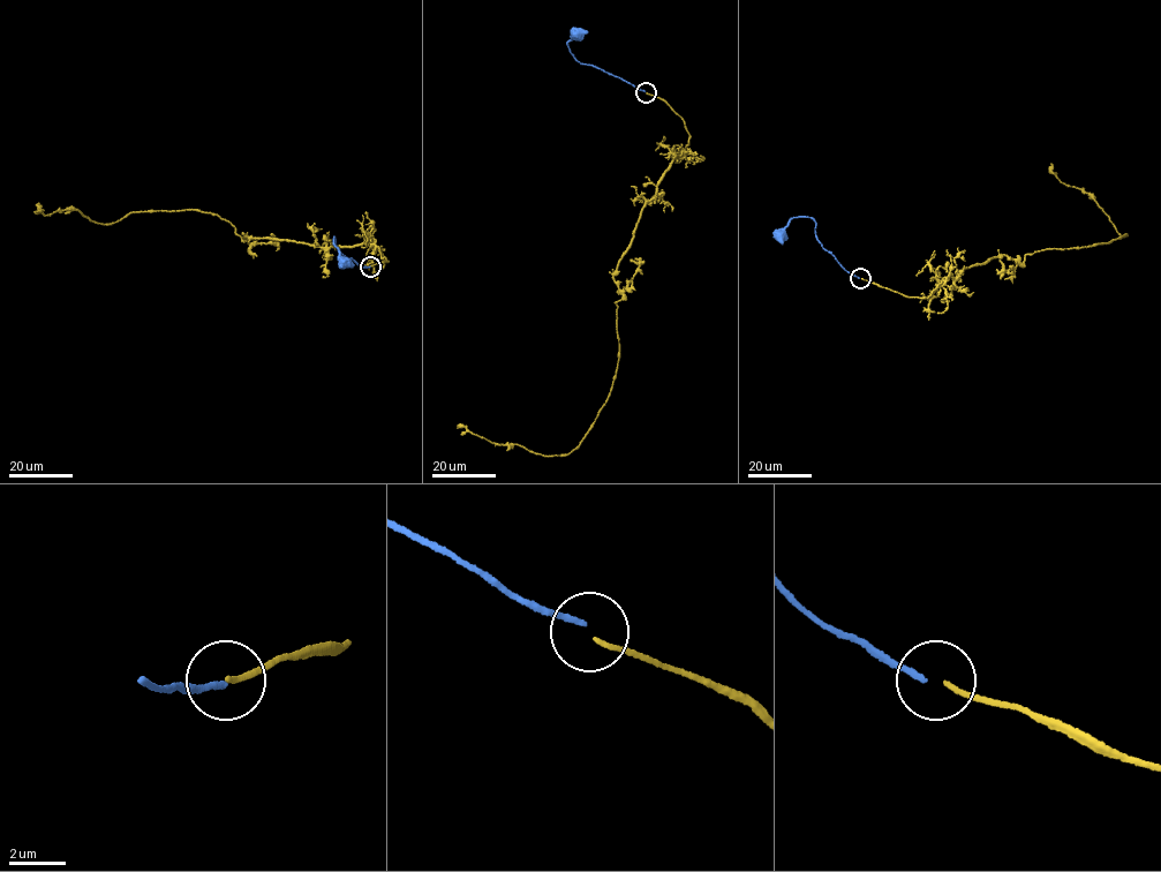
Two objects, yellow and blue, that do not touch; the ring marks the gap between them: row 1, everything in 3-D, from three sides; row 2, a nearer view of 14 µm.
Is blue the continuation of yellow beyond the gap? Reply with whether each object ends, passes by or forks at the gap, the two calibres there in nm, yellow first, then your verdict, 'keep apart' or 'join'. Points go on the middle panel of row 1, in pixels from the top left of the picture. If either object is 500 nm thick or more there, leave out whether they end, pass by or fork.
yellow ends there; blue ends there; 160 nm thick on the yellow side, 200 nm on the other; join

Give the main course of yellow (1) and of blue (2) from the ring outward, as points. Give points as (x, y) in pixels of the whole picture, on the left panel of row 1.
1: (369, 267), (387, 262), (374, 245), (244, 239), (197, 209), (104, 225), (76, 210), (45, 215), (38, 203)
2: (369, 267), (362, 268), (346, 257), (333, 238), (342, 262)

